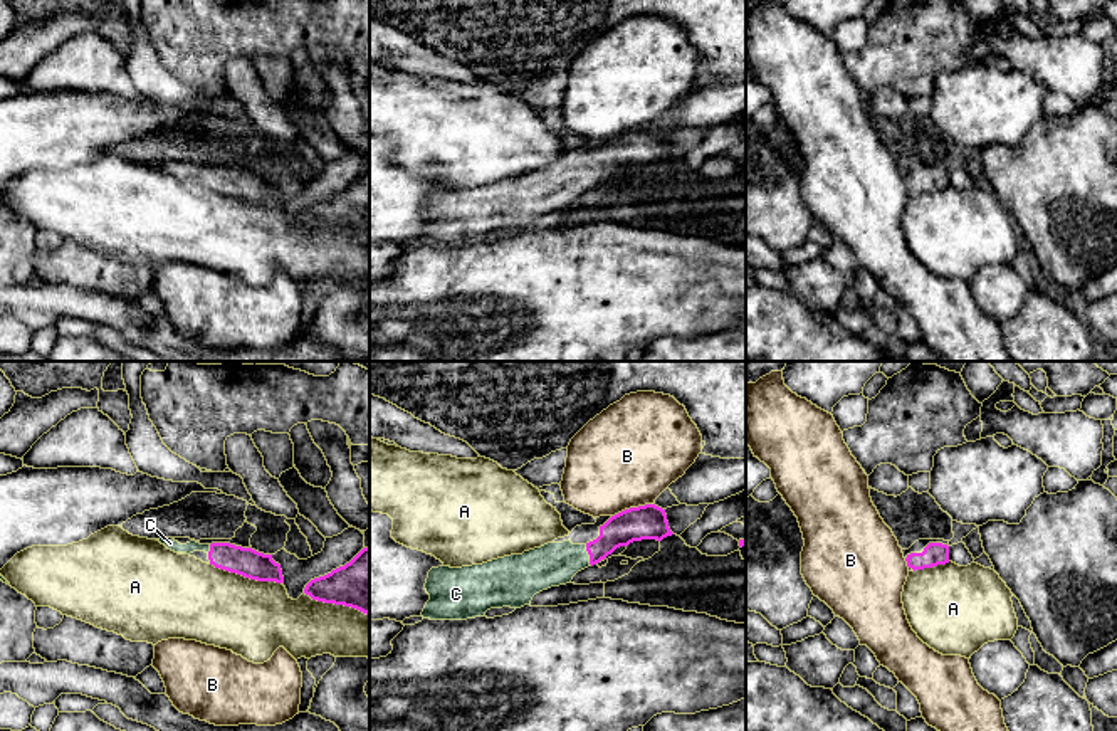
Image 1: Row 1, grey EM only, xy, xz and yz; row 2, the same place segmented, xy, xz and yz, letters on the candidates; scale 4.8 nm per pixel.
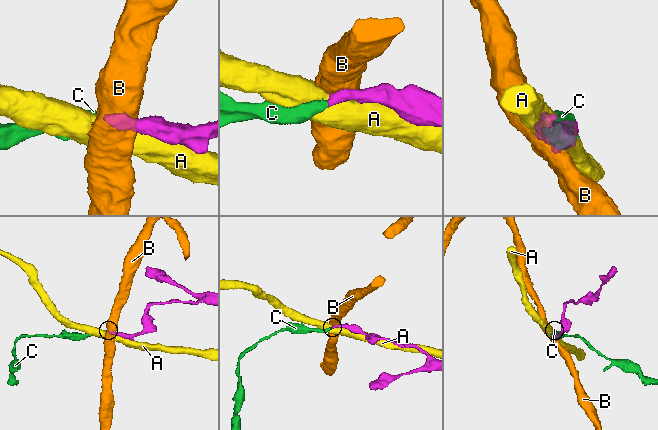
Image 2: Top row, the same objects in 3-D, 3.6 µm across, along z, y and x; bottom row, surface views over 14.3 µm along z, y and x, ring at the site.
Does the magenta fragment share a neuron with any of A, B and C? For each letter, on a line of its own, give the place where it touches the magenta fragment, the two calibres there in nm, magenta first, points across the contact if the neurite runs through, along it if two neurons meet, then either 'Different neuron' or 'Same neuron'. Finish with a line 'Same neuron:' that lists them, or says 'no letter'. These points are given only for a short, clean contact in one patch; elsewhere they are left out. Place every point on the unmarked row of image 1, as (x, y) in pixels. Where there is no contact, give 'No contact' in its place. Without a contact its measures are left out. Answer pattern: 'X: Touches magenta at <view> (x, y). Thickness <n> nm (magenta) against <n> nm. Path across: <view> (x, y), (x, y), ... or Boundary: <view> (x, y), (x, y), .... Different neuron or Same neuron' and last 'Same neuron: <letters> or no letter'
A: Touches magenta at xy (246, 200). Thickness 140 nm (magenta) against 360 nm. Different neuron
B: Touches magenta at xz (632, 131). Thickness 170 nm (magenta) against 480 nm. Boundary: xz (652, 126), (630, 130), (612, 140). Different neuron
C: Touches magenta at xz (590, 178). Thickness 160 nm (magenta) against 200 nm. Path across: xz (632, 148), (618, 153), (590, 178), (555, 187). Same neuron
Same neuron: C

